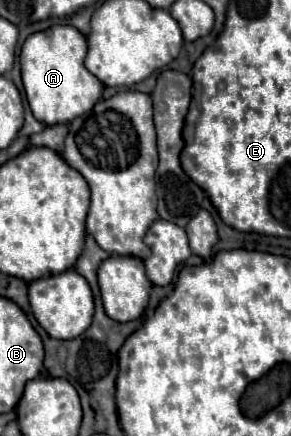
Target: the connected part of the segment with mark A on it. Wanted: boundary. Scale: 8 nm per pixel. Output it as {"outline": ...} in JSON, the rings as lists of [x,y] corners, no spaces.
{"outline":[[[51,26],[25,40],[19,54],[21,78],[29,108],[41,124],[69,124],[73,118],[89,112],[99,102],[103,84],[89,74],[89,70],[85,70],[85,54],[87,40],[73,26]]]}

